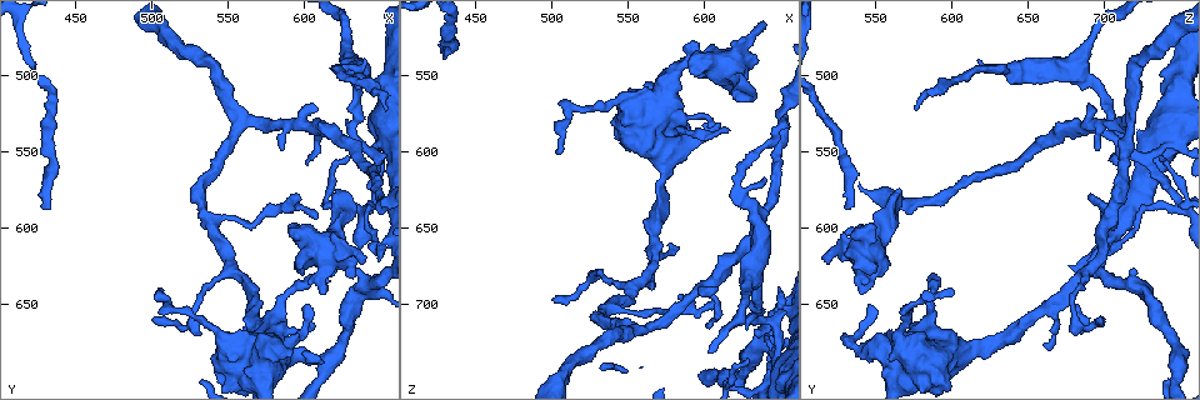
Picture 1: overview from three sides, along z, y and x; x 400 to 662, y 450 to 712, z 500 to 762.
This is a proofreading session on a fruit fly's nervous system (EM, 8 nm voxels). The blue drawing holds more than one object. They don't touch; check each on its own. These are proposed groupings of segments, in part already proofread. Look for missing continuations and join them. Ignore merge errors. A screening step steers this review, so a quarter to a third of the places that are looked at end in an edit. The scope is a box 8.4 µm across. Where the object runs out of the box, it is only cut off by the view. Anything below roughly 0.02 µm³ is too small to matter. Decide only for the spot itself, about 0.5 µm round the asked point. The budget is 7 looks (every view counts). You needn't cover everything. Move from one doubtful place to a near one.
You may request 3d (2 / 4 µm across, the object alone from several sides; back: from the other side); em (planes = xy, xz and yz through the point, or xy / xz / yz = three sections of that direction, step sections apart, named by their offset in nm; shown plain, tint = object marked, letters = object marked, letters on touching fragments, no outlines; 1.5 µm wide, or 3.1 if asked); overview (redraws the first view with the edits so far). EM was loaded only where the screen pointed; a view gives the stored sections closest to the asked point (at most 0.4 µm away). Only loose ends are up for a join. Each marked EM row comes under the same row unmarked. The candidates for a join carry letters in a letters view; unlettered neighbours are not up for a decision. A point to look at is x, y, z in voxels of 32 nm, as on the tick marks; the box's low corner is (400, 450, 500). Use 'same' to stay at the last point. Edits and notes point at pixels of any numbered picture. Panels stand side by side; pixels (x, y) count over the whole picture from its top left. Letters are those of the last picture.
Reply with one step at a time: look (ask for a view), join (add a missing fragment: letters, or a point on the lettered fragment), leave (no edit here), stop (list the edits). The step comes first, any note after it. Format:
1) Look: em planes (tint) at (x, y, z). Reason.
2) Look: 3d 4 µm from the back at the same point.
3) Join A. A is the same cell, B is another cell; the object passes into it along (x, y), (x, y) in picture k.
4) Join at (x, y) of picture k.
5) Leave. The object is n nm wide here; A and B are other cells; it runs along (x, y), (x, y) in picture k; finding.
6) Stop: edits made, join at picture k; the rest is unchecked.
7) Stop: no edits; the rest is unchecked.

Look: 3d 4 µm from the back at (642, 492, 618). Branch stops here.

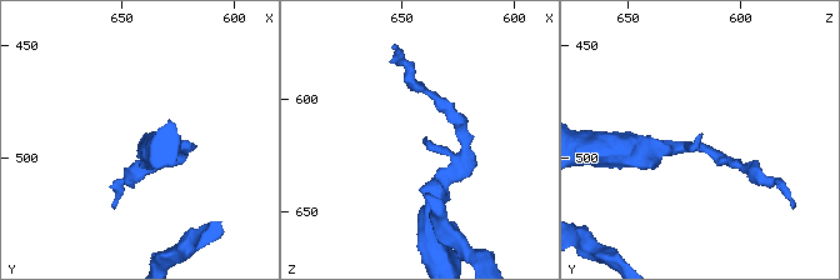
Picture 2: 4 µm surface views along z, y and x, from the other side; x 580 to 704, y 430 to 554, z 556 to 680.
Look: em planes (letters) at (640, 489, 619).

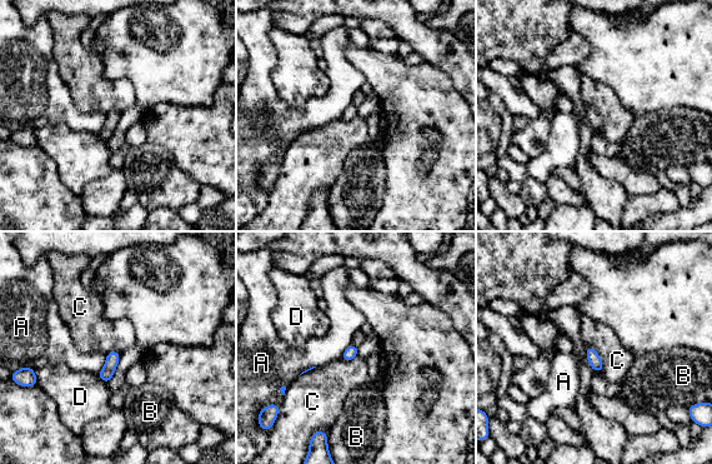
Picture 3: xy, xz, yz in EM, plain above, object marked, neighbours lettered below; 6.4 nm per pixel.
Leave. A, B, C and D are other cells; a border runs along (586, 344), (600, 357), (603, 373) in picture 3; no lettered fragment goes on from it.

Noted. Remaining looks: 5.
Look: em xy step 8 (letters) at (428, 586, 532). Branch stops here.

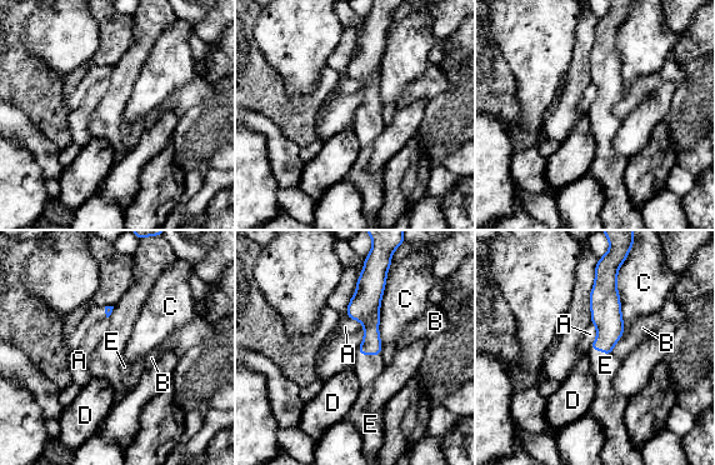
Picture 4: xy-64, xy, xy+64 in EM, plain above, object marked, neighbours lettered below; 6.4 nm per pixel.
Join E. E is the same cell, A, B, C and D are other cells; it goes on there.

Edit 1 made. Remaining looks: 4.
Look: overview. Redraw.

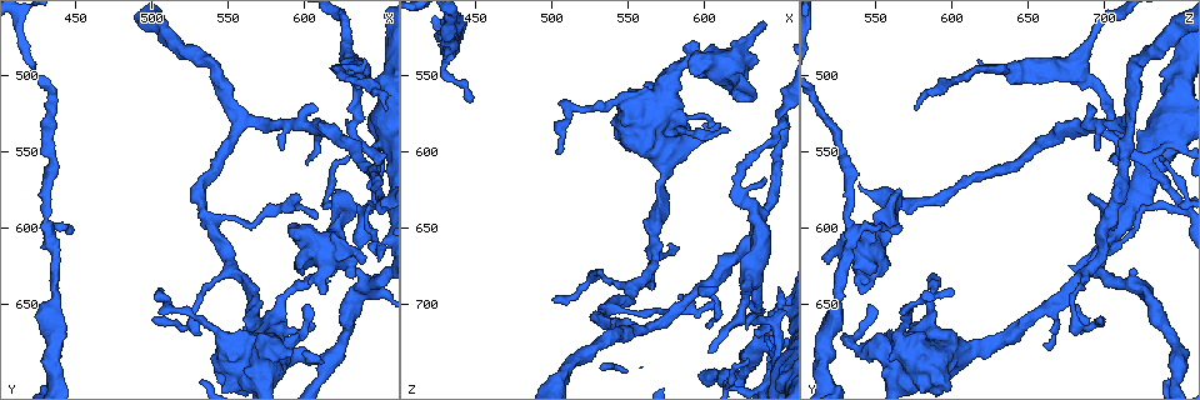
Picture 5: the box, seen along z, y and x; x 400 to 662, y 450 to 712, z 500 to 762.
Look: em xz step 4 (letters) at (504, 646, 600). Thin end.

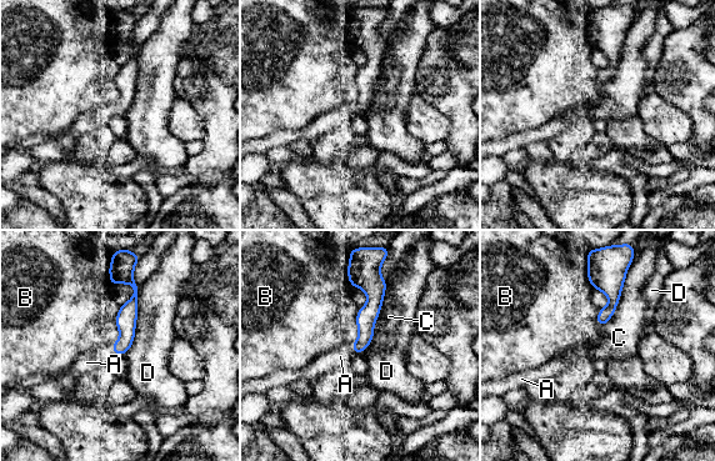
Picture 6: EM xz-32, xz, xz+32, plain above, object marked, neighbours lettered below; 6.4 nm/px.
Look: em planes (letters) at the same point. Cut it another way.

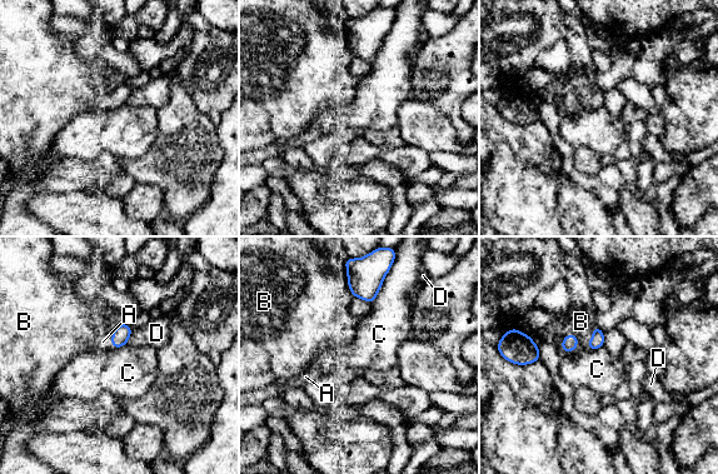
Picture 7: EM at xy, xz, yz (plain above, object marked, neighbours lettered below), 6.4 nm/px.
Join A. The longest contact is with C, 220 nm; A is the same cell, B, C and D are other cells; it goes on there.

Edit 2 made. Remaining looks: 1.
Stop: edits made, join at picture 4, join at picture 7; the rest is unchecked.

